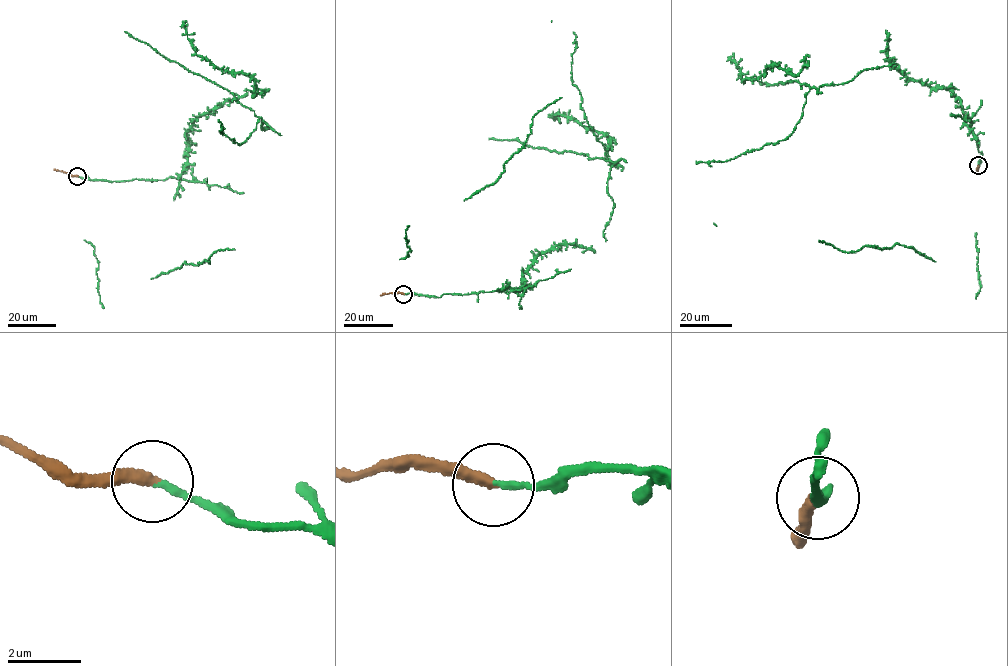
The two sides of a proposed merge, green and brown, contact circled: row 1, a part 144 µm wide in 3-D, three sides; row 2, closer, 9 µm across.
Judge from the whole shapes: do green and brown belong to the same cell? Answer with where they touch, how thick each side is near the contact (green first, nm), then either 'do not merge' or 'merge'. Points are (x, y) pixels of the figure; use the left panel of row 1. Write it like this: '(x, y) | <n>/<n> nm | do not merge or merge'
(77, 176) | 180/320 nm | do not merge

